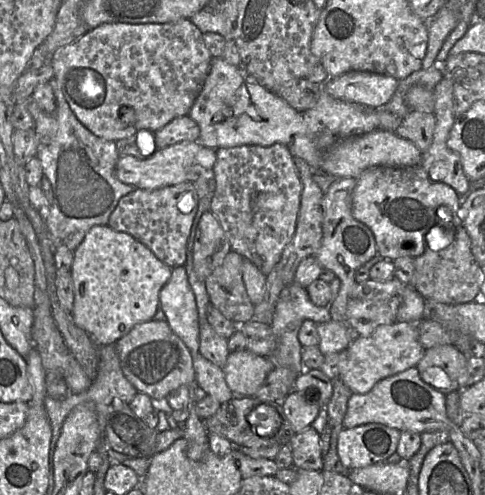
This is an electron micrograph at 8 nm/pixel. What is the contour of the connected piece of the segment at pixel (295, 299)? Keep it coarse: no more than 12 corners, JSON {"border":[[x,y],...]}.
{"border":[[297,282],[284,286],[271,328],[274,368],[304,370],[298,332],[304,320],[331,319]]}

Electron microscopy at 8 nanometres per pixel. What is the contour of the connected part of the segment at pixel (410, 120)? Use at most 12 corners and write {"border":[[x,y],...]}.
{"border":[[409,110],[395,133],[422,153],[432,144],[434,113]]}

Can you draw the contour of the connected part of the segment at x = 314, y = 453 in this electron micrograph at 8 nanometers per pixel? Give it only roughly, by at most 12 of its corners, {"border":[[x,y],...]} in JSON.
{"border":[[311,426],[289,441],[295,469],[323,470],[320,434]]}

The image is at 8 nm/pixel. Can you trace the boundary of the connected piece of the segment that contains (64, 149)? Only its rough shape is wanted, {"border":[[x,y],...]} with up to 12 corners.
{"border":[[55,77],[56,109],[33,101],[53,198],[53,248],[74,251],[136,188],[115,174],[115,141],[92,133]]}

